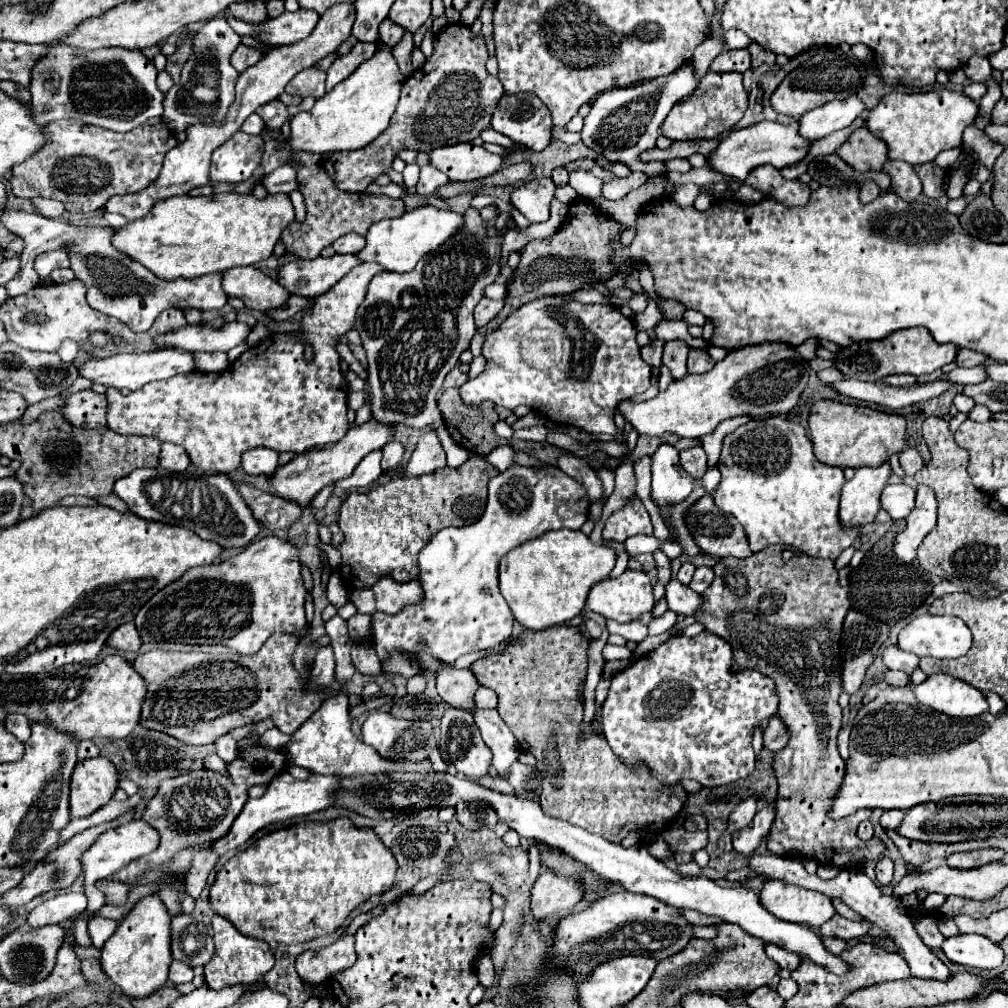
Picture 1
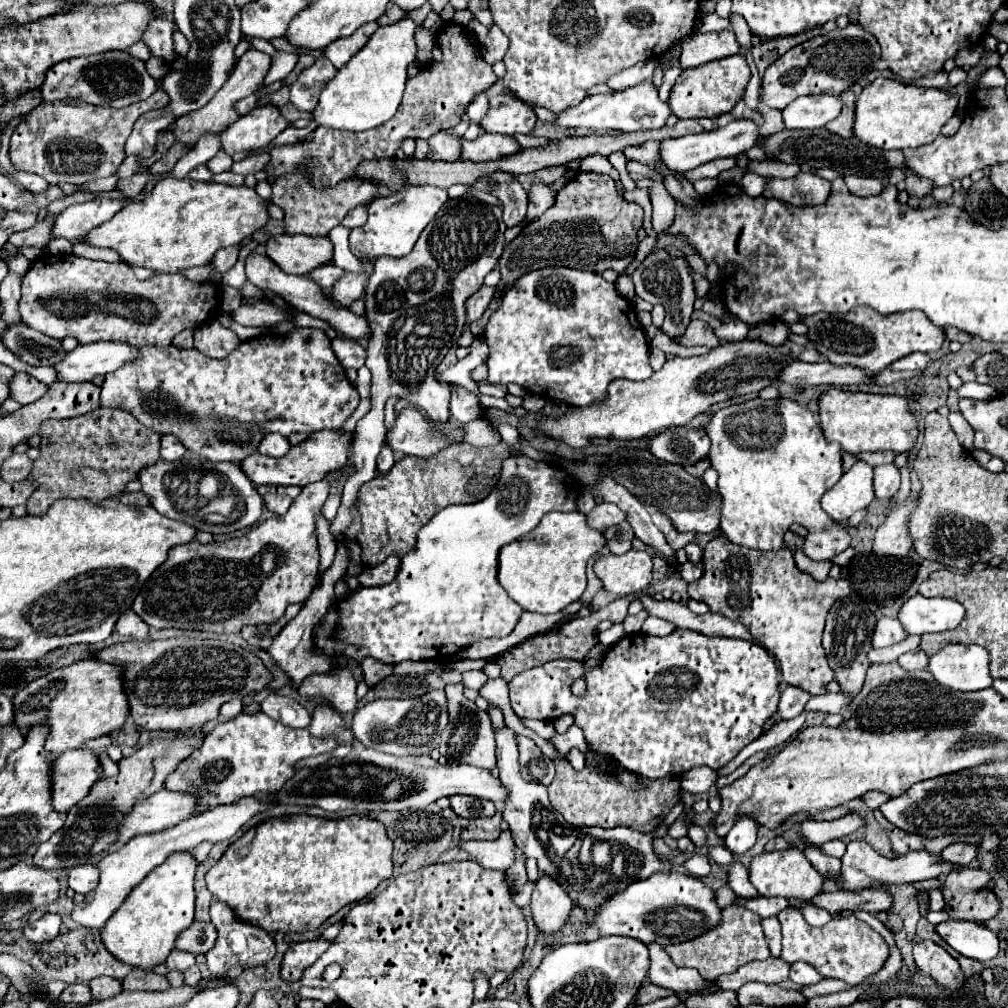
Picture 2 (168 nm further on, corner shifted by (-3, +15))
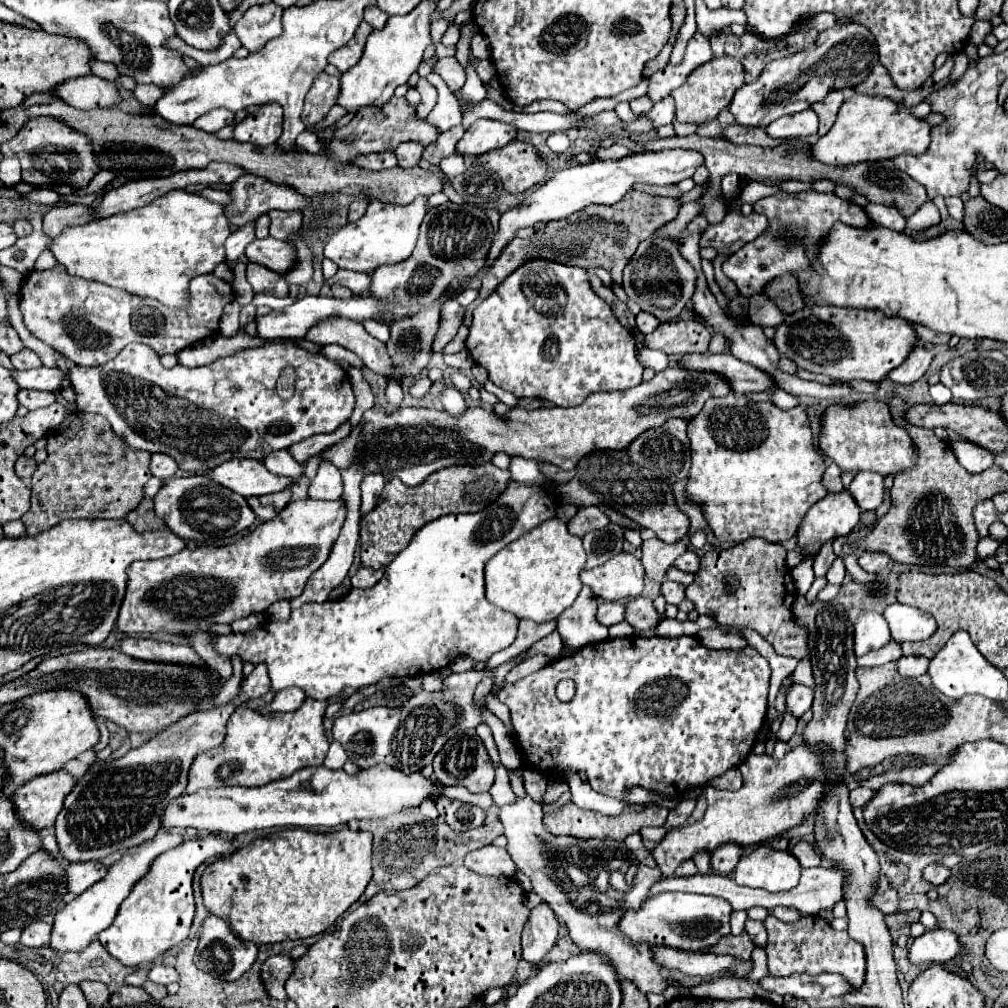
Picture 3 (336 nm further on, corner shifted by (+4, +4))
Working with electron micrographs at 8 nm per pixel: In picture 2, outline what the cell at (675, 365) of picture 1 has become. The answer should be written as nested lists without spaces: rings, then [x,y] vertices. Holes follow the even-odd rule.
[[[657,248],[653,250],[631,274],[633,284],[635,284],[635,292],[639,298],[651,302],[651,304],[661,304],[667,312],[665,322],[663,322],[663,332],[671,338],[681,336],[683,328],[687,328],[689,320],[691,320],[691,312],[693,312],[693,302],[695,302],[695,282],[691,278],[689,272],[689,264],[685,258],[675,258],[671,256],[665,248]]]

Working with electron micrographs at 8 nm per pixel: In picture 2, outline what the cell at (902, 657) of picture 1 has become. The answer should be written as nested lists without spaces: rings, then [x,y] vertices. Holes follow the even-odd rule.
[[[879,618],[873,630],[873,648],[885,648],[891,644],[897,644],[901,640],[905,640],[909,634],[903,630],[903,626],[899,624],[897,618]]]

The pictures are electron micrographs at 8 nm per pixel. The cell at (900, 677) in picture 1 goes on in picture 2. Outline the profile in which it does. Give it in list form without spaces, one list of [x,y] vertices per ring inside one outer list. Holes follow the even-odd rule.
[[[913,650],[913,652],[907,652],[907,654],[899,656],[899,664],[901,664],[905,670],[927,668],[927,664],[929,664],[929,656],[927,656],[923,650]]]

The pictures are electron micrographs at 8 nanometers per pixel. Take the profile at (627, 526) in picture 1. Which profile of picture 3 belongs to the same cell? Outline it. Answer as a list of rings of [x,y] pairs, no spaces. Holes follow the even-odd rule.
[[[586,507],[586,509],[578,511],[574,519],[570,519],[568,531],[570,531],[572,535],[584,537],[588,531],[604,529],[608,523],[610,523],[610,519],[608,519],[598,507]]]

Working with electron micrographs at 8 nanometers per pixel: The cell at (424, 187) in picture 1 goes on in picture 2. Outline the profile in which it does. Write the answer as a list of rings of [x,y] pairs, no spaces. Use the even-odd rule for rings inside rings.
[[[437,132],[429,138],[429,154],[431,160],[459,160],[461,156],[461,138],[449,132]]]

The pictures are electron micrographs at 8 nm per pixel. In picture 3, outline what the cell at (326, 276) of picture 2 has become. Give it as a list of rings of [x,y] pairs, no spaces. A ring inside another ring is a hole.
[[[338,269],[336,275],[330,277],[330,279],[326,279],[324,285],[332,287],[334,283],[344,285],[352,293],[360,293],[360,295],[362,293],[368,293],[368,289],[370,289],[370,277],[366,273],[352,273],[352,271],[346,271],[346,269]]]

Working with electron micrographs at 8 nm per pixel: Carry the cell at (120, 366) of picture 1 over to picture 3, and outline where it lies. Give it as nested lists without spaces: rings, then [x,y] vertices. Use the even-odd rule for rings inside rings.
[[[40,367],[30,371],[14,371],[12,377],[16,379],[20,389],[40,389],[60,393],[64,389],[64,381],[70,379],[70,373],[62,373],[60,367]]]

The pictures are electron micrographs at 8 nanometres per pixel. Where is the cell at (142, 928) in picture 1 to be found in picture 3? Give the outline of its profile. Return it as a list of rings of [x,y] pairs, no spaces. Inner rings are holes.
[[[208,833],[196,841],[186,839],[180,847],[158,855],[148,875],[144,875],[124,899],[114,923],[98,935],[102,947],[126,967],[140,967],[144,963],[152,963],[158,955],[182,943],[188,937],[194,917],[192,875],[200,863],[210,857],[218,857],[220,853],[224,855],[228,849],[232,849],[230,839],[220,837],[218,833]]]

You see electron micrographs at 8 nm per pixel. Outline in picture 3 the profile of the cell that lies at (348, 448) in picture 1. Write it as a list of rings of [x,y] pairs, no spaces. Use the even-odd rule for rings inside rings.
[[[232,459],[208,471],[208,477],[242,497],[260,497],[292,487],[292,479],[272,475],[260,461],[254,459]]]

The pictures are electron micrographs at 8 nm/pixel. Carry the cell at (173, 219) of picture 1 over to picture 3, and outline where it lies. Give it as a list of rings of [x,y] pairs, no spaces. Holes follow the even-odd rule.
[[[168,191],[142,209],[68,227],[50,251],[70,275],[158,299],[168,307],[184,307],[188,303],[188,281],[214,271],[222,261],[222,245],[230,233],[230,221],[220,203],[198,193]]]

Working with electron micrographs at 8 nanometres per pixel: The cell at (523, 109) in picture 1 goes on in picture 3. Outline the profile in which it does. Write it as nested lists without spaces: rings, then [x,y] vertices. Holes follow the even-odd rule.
[[[476,119],[476,123],[472,123],[460,139],[456,153],[464,155],[466,159],[472,159],[486,151],[508,145],[516,139],[516,133],[518,129],[510,123],[500,123],[496,119]]]

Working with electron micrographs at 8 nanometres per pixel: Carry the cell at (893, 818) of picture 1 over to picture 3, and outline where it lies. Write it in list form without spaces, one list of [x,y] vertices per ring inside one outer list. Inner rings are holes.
[[[856,789],[856,791],[850,791],[850,803],[852,803],[854,807],[864,807],[864,805],[870,803],[872,795],[874,795],[874,791],[870,791],[870,789]]]

